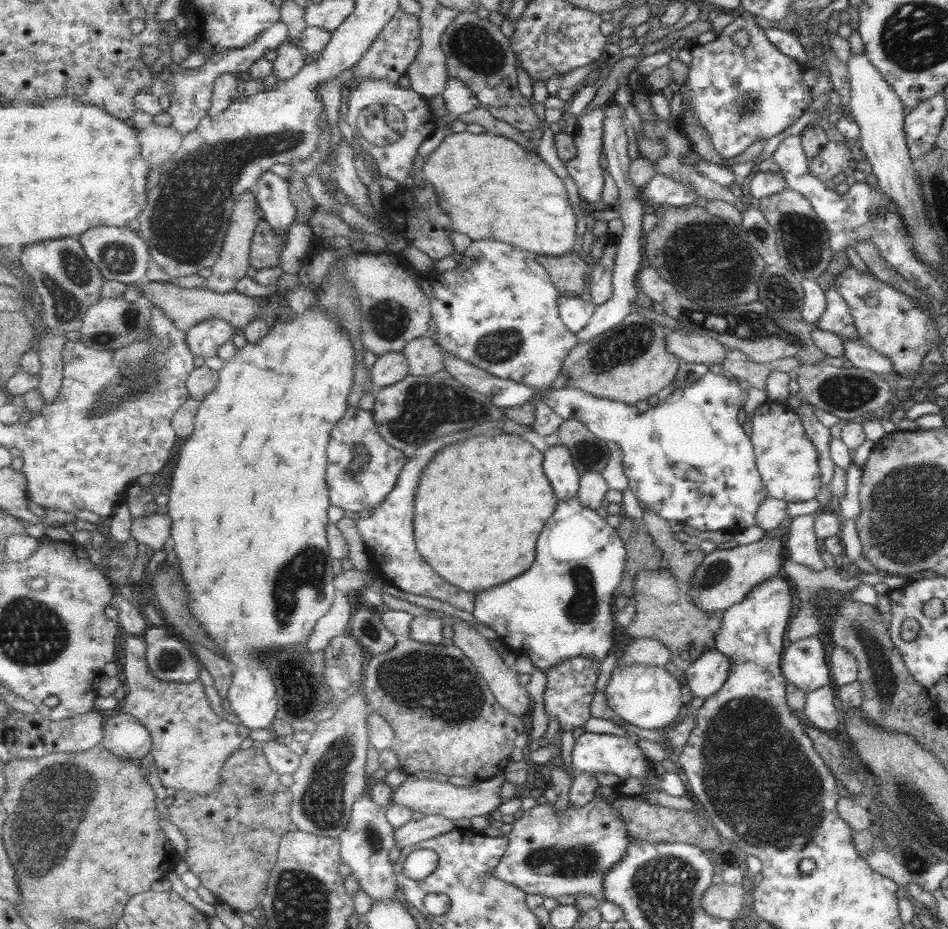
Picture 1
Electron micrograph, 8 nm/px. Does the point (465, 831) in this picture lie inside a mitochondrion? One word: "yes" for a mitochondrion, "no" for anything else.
no

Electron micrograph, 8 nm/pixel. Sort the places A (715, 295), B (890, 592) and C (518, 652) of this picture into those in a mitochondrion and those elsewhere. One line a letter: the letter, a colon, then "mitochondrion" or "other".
A: mitochondrion
B: other
C: other

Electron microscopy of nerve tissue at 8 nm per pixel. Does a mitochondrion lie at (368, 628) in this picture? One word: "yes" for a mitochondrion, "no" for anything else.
yes

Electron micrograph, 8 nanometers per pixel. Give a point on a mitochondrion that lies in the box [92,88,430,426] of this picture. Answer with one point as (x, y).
(186, 223)

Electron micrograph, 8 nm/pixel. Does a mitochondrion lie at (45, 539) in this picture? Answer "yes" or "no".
no

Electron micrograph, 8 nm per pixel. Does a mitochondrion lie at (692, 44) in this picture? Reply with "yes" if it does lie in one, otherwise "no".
no

